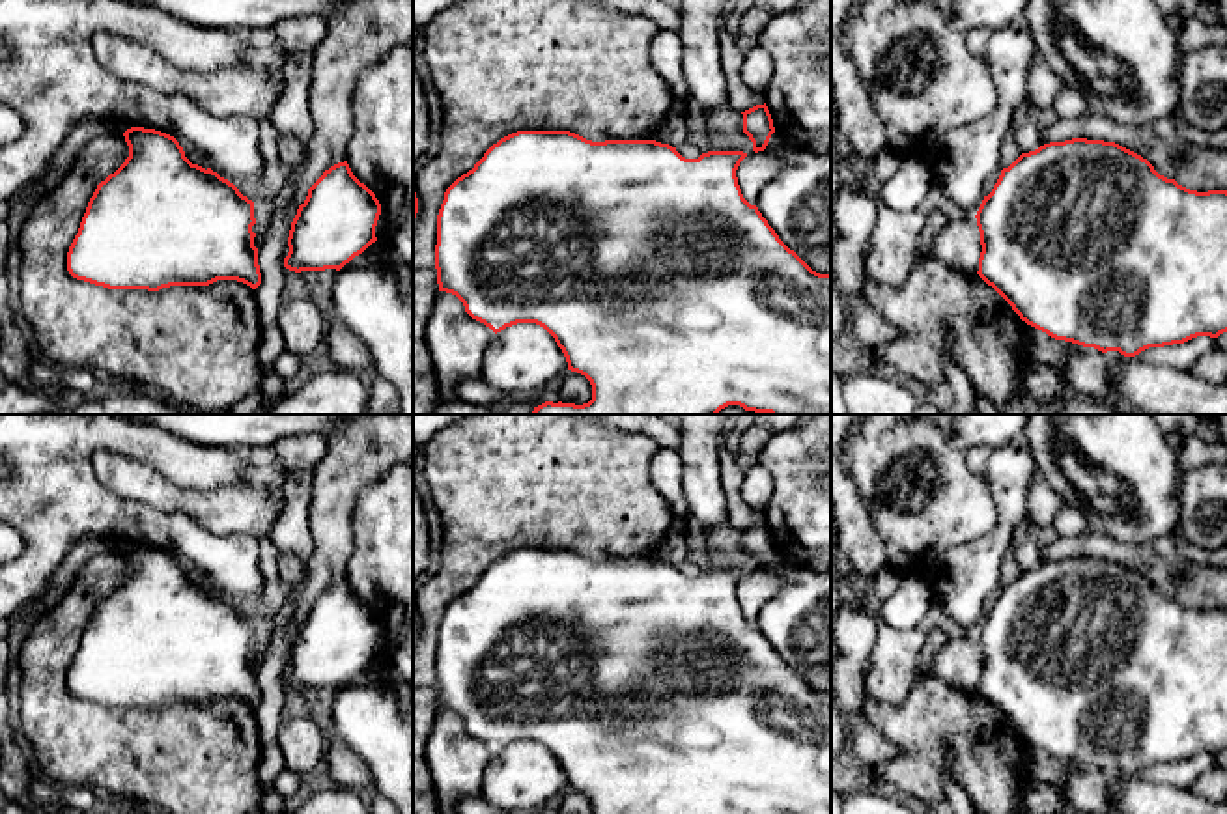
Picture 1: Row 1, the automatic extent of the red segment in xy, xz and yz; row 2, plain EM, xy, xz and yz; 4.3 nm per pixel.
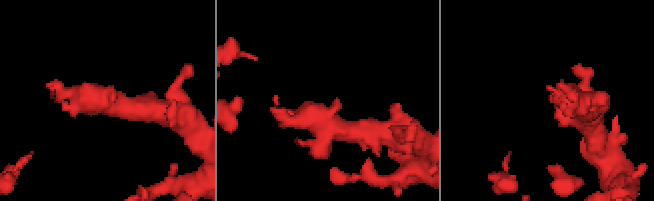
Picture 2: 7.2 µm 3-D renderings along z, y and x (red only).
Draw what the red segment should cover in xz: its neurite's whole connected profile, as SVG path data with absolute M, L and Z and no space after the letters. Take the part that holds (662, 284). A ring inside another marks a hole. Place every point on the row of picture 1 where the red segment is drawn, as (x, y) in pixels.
M517 131L493 144L472 170L446 189L437 215L439 291L456 295L465 312L495 334L517 323L543 327L562 349L568 370L592 385L588 403L545 401L530 414L717 414L728 405L769 414L831 414L831 274L812 271L743 198L736 170L745 157L743 151L708 151L685 159L656 140L592 142L570 131Z

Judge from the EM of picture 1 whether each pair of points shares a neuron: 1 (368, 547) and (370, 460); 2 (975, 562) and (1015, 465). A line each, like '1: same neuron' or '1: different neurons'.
1: different neurons
2: same neuron

